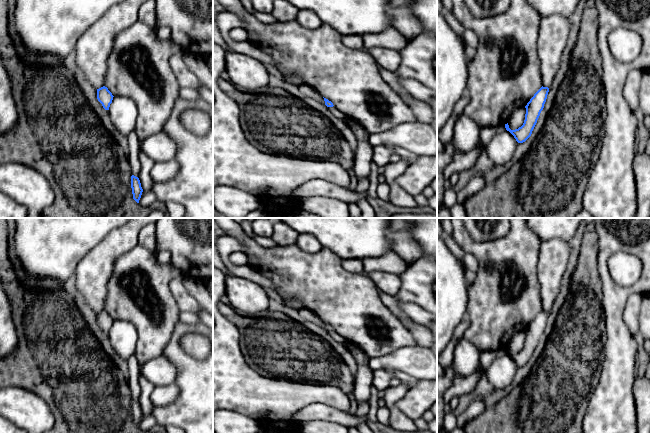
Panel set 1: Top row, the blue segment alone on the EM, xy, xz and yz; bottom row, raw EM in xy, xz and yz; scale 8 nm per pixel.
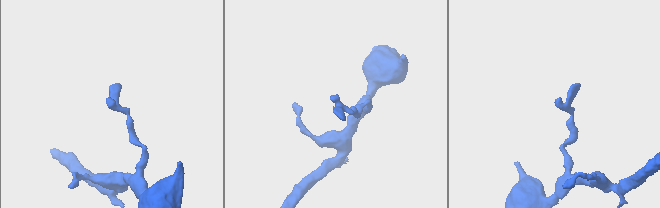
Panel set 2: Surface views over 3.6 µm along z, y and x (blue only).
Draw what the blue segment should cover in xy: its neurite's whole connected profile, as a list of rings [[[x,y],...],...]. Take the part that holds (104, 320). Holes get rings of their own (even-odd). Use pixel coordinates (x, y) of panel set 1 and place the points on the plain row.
[[[103,310],[97,313],[97,323],[102,328],[105,334],[109,334],[110,328],[113,324],[112,317],[108,314],[107,311]]]

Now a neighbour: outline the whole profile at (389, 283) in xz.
[[[379,271],[369,272],[368,275],[380,291],[390,296],[395,296],[401,288],[400,275]]]

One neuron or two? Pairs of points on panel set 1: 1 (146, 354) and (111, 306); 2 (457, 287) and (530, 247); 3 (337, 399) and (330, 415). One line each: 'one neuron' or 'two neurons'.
1: one neuron
2: two neurons
3: two neurons

